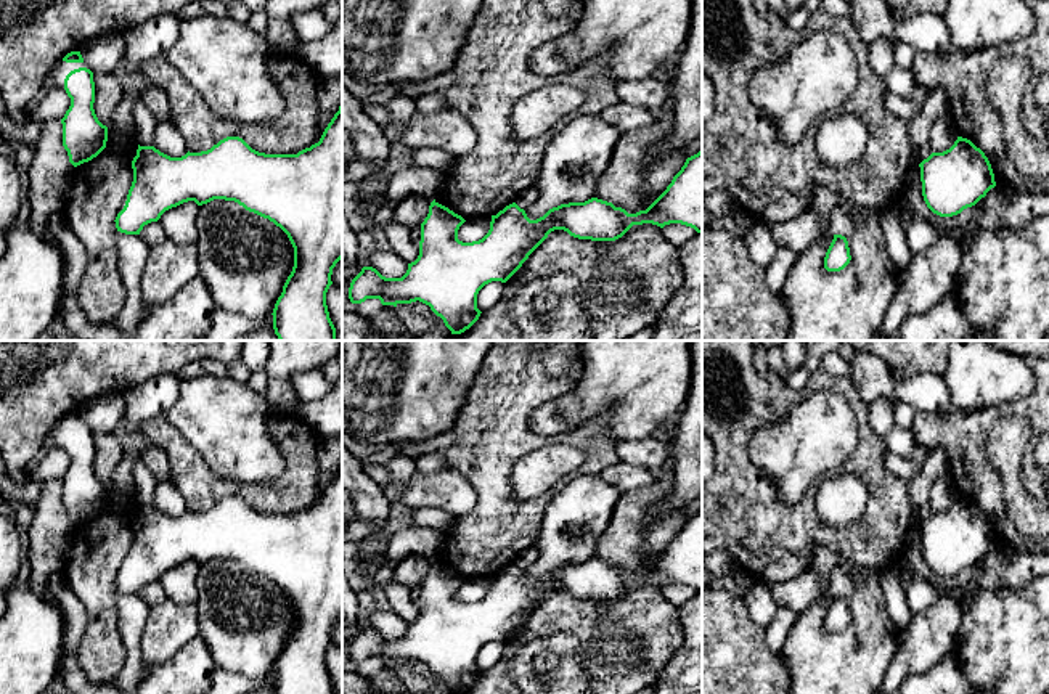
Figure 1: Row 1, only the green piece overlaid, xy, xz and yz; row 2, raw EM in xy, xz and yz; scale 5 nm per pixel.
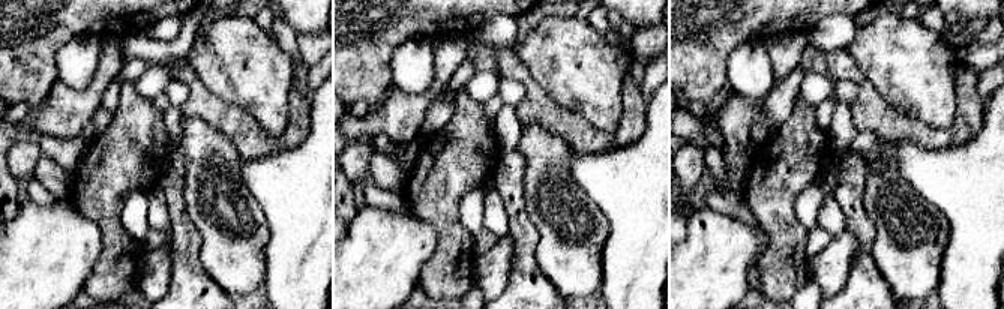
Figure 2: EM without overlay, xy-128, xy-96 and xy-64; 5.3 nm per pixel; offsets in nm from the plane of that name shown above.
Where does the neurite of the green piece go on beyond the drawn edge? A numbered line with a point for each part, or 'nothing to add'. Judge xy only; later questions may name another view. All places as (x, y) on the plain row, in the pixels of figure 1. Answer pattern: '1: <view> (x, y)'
1: xy (61, 428)

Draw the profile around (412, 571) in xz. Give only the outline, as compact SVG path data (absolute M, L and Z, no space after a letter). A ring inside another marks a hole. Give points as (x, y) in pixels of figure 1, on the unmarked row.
M408 554L394 569L392 582L406 588L421 586L429 574L431 561L419 554Z

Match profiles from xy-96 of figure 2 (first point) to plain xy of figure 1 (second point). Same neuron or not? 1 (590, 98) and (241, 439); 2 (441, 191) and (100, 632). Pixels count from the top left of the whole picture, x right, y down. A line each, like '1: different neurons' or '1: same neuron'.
1: same neuron
2: same neuron

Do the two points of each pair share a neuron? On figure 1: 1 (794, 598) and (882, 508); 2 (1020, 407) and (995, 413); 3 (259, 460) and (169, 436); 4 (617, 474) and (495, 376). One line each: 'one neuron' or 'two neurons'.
1: two neurons
2: one neuron
3: two neurons
4: two neurons

